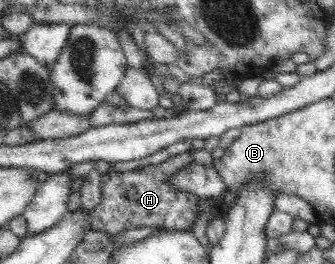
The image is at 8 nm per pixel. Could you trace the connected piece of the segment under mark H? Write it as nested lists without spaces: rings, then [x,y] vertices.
[[[186,151],[157,165],[141,166],[123,173],[116,172],[114,164],[111,164],[108,172],[102,175],[102,200],[87,218],[89,228],[108,236],[117,236],[122,230],[145,226],[164,227],[171,231],[188,230],[195,223],[200,198],[192,193],[176,191],[170,187],[168,178],[194,162],[190,151]]]

